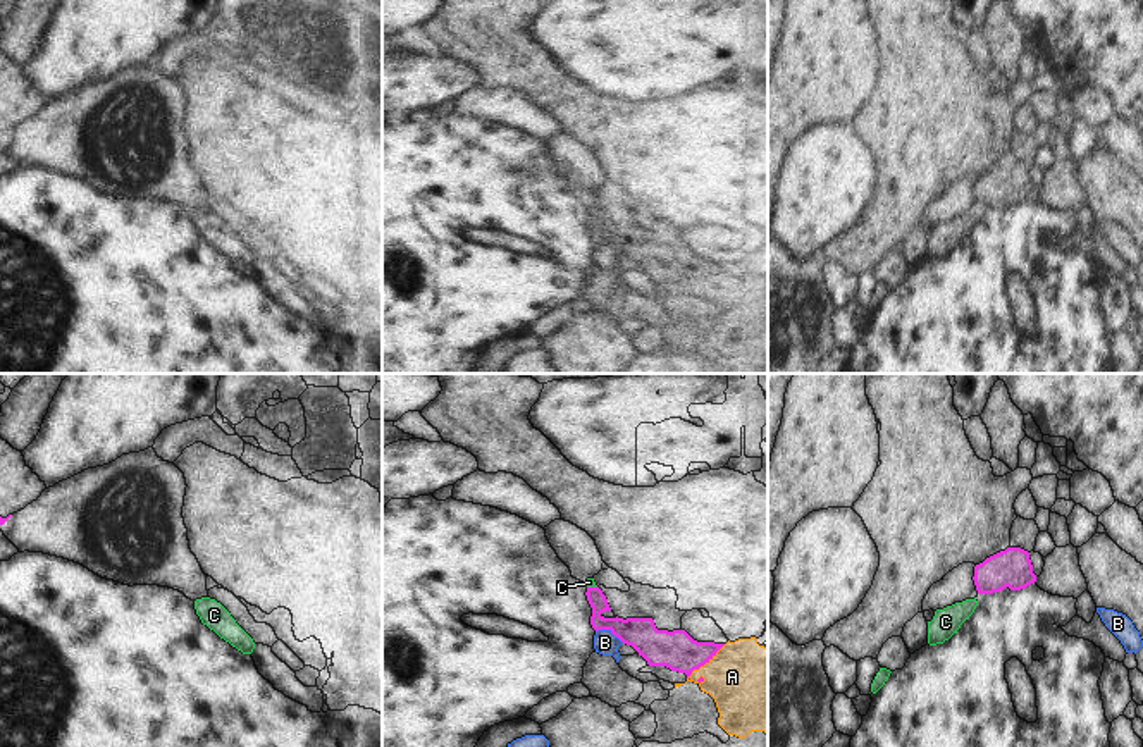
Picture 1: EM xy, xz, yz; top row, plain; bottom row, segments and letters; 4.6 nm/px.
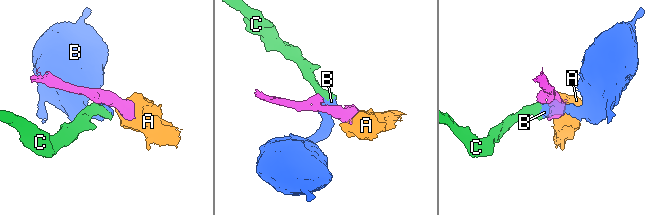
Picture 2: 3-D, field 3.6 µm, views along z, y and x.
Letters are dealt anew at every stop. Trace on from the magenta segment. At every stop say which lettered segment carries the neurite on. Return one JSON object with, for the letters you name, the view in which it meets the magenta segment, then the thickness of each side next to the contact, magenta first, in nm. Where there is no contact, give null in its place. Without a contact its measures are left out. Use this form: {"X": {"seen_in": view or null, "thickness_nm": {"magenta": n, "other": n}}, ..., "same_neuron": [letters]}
{"A": {"seen_in": "xz", "thickness_nm": {"magenta": 180, "other": 380}}, "same_neuron": ["A"]}

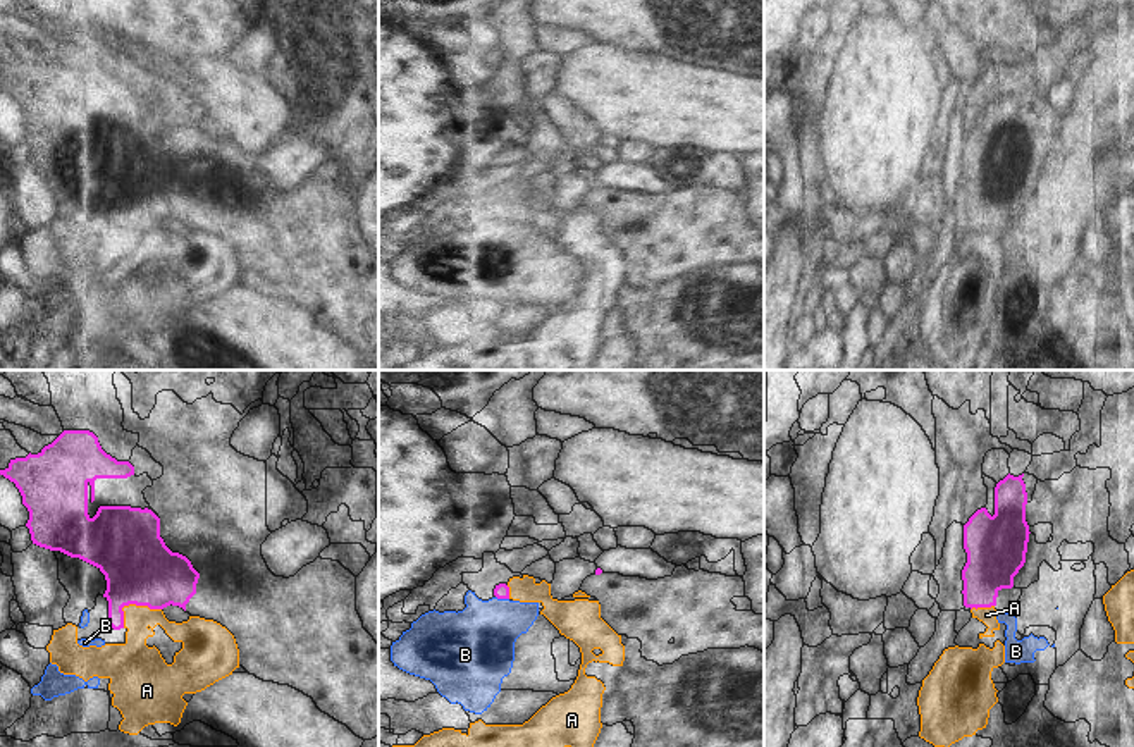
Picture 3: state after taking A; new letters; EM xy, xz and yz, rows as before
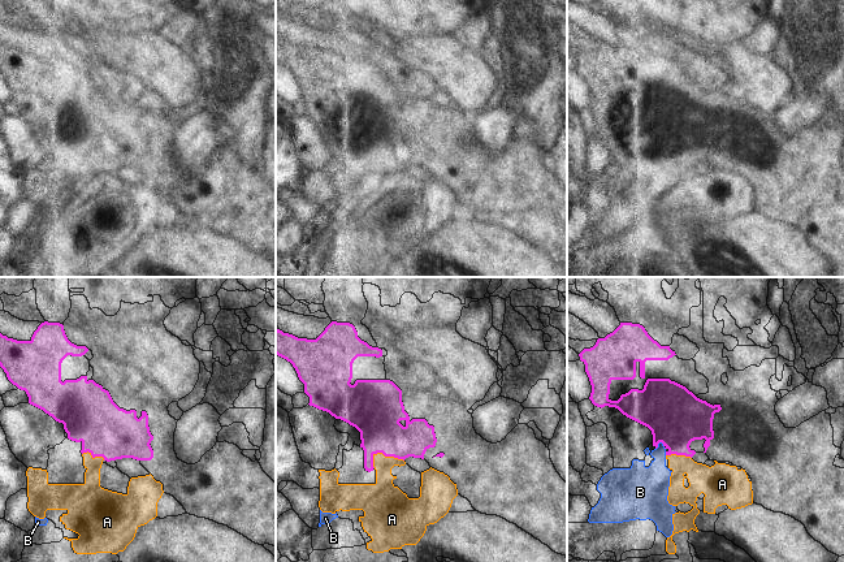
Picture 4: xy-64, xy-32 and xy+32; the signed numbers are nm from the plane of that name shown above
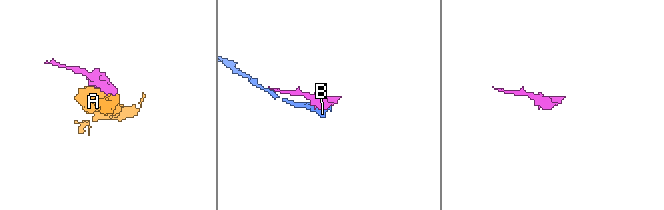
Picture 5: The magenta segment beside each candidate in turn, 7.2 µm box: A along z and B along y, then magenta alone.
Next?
{"same_neuron": []}

